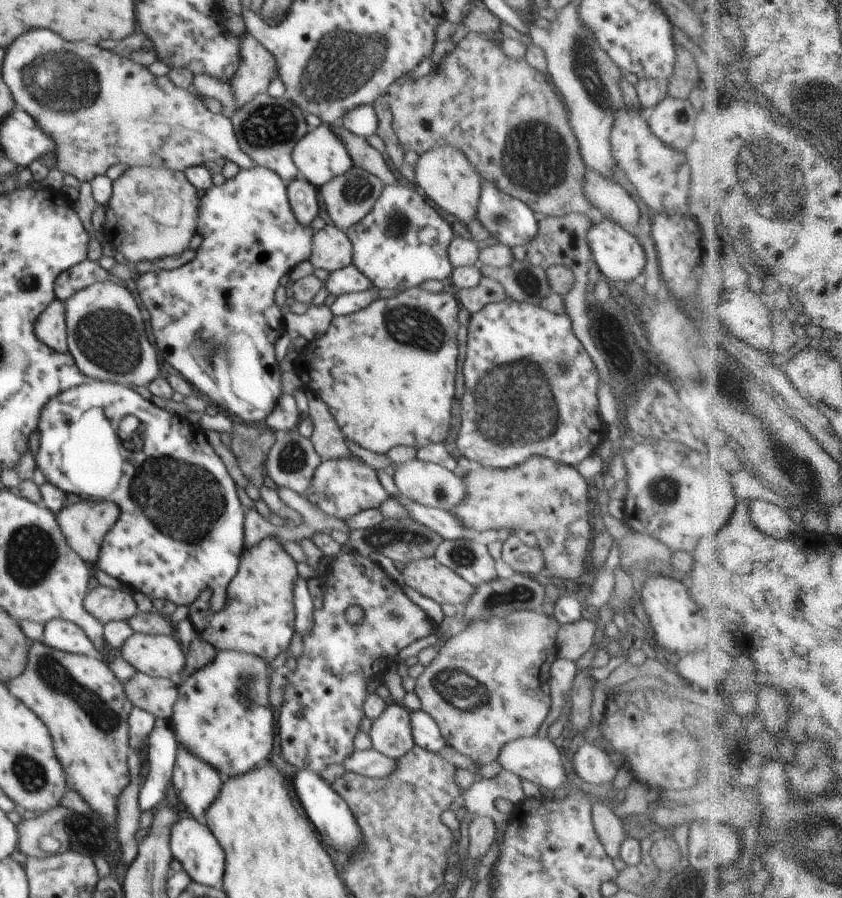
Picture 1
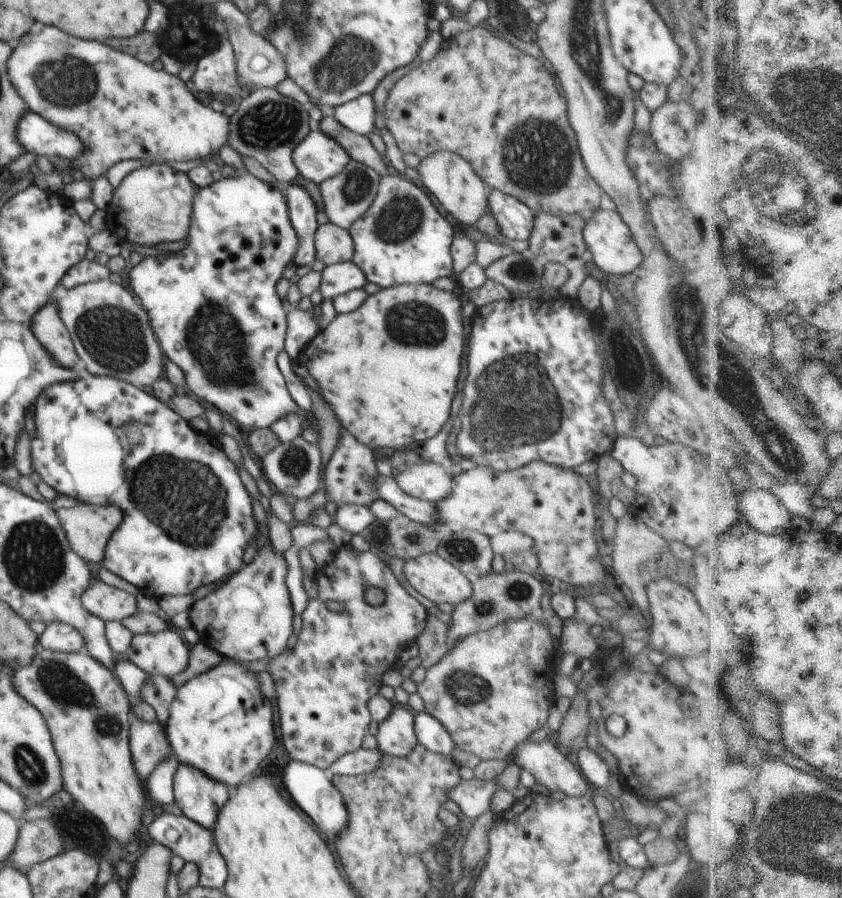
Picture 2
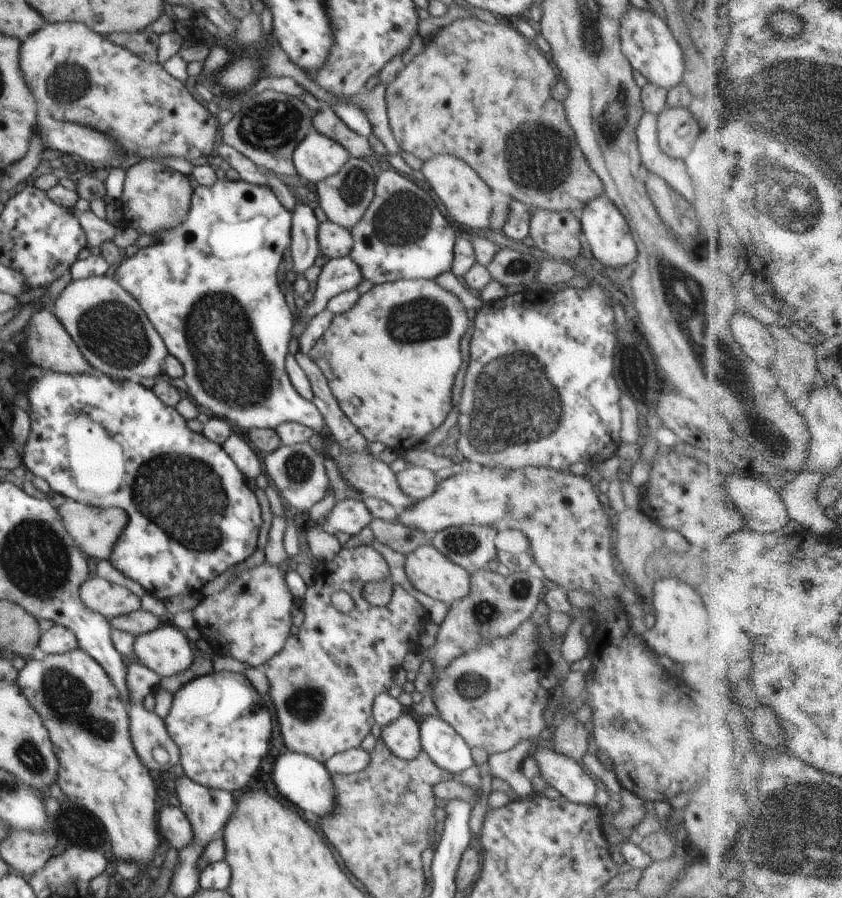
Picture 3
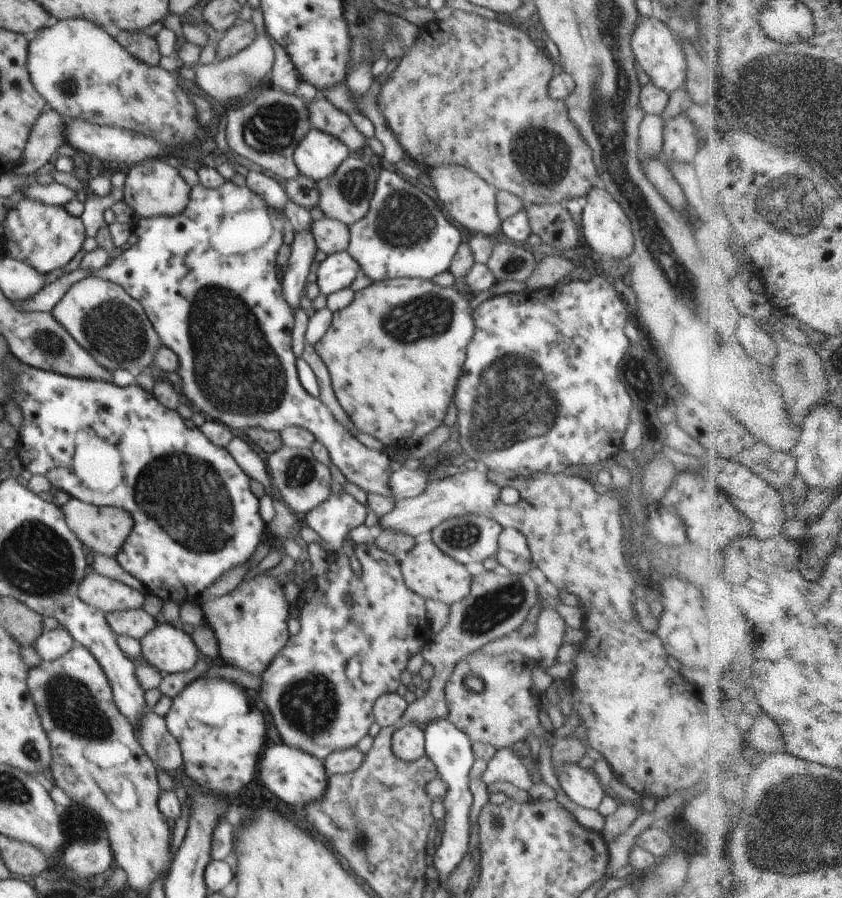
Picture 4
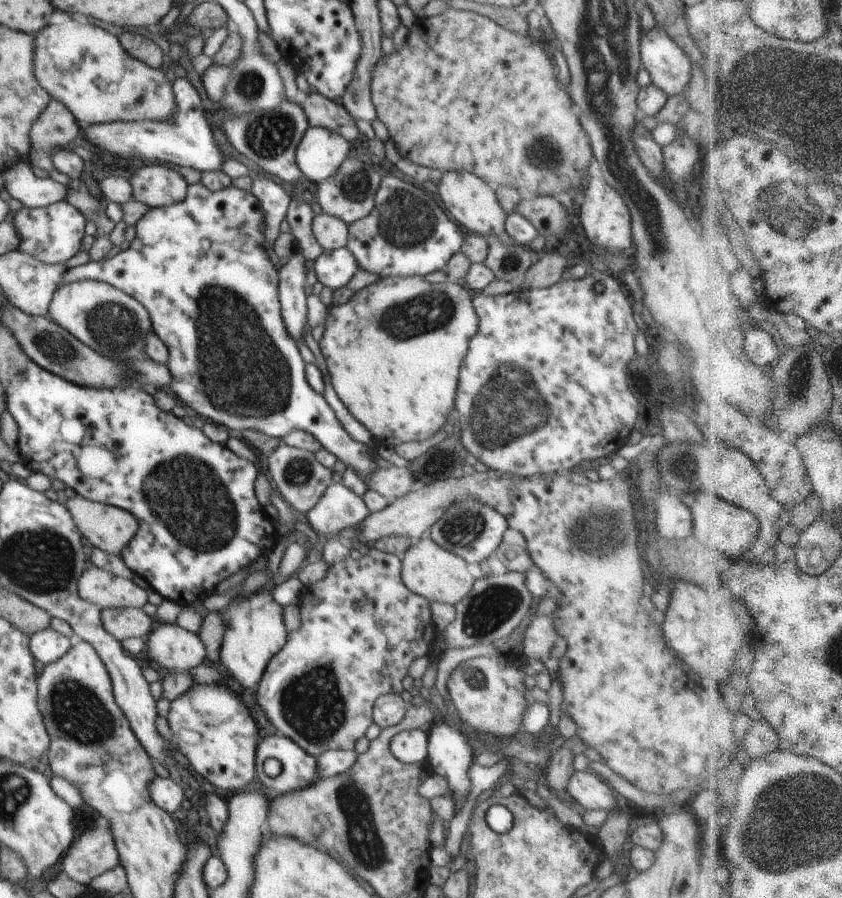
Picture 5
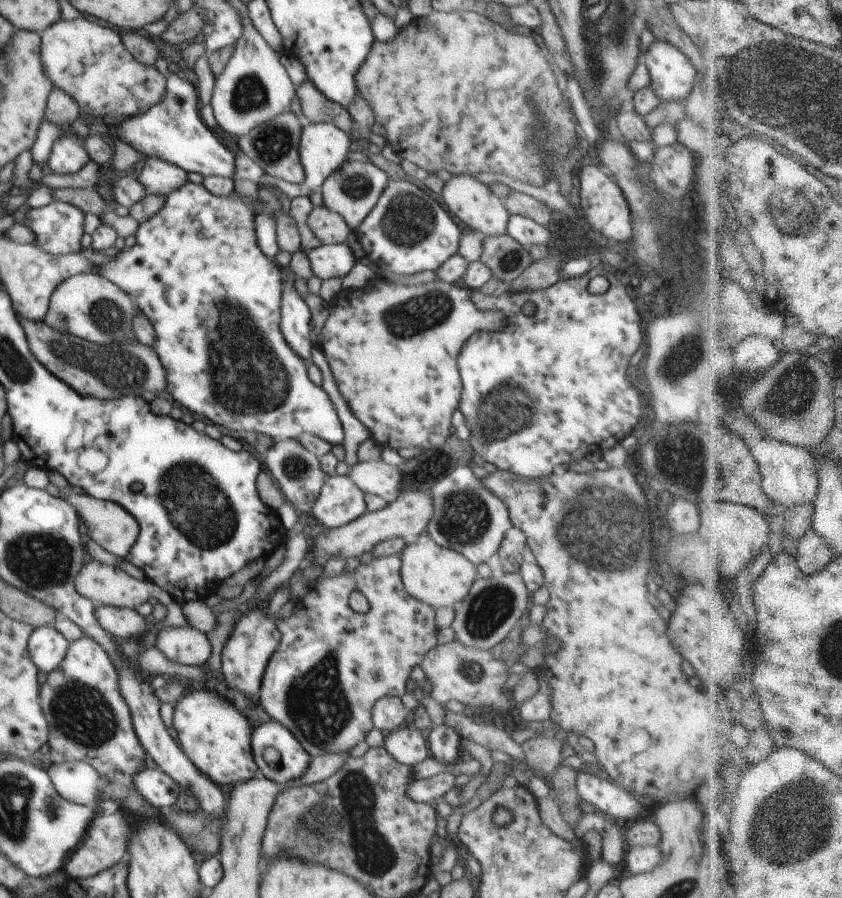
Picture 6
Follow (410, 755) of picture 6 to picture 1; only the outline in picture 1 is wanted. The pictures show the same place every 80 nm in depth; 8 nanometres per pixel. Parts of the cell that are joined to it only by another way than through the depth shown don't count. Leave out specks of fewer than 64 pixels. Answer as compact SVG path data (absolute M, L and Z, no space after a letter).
M387 702L382 714L372 721L368 732L372 749L392 760L402 758L415 747L411 731L410 710L403 704Z

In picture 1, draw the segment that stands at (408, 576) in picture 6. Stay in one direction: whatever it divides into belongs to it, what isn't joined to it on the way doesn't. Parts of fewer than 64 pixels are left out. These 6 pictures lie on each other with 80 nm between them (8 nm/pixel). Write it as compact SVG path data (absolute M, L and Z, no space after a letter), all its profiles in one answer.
M434 557L407 563L403 570L405 584L441 604L460 606L475 588L457 572L440 564Z

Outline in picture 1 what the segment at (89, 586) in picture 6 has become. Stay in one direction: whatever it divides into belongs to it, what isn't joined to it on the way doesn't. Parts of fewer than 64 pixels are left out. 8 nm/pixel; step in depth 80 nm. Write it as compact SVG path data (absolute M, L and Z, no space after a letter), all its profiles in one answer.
M100 585L88 591L83 605L86 612L103 625L112 621L127 621L139 612L133 594Z

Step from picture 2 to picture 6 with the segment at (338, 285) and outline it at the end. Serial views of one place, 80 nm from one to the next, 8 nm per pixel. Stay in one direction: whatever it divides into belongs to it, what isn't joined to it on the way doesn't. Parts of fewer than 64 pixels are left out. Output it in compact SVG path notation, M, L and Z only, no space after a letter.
M346 244L321 245L307 254L314 275L322 280L344 278L356 266L352 249Z

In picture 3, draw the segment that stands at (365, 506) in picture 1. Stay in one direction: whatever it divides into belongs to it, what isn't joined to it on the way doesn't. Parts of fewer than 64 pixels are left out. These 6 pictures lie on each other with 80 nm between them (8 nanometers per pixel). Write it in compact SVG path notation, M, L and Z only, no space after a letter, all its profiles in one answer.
M298 351L295 358L302 370L306 372L308 380L310 380L310 386L312 386L312 392L314 392L312 402L318 406L320 414L324 416L326 426L334 434L334 440L342 448L346 448L348 452L369 452L369 443L358 432L356 426L348 420L348 416L342 412L342 408L338 406L338 400L334 398L334 394L332 394L332 390L328 386L326 376L322 374L322 370L304 352Z

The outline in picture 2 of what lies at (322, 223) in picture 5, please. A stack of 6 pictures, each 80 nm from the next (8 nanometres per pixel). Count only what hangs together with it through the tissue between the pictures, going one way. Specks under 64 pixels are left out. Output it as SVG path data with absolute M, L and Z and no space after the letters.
M328 223L318 226L315 234L316 258L326 267L343 261L352 261L354 244L348 229Z

